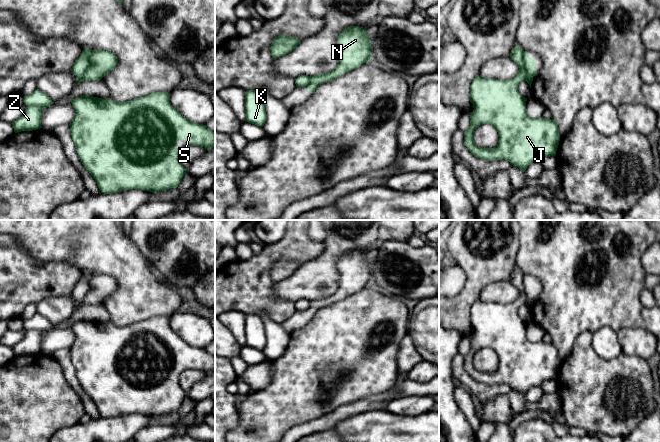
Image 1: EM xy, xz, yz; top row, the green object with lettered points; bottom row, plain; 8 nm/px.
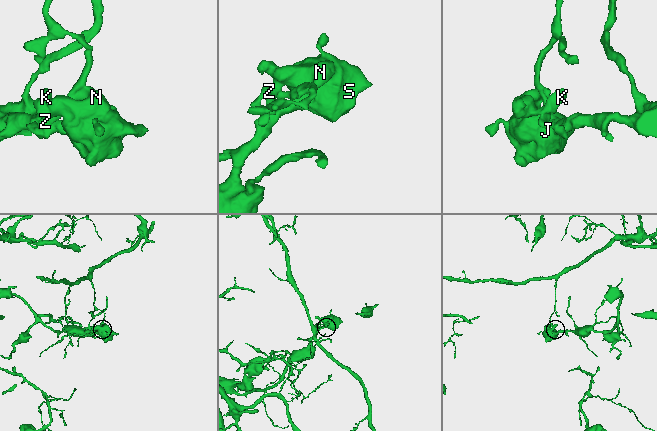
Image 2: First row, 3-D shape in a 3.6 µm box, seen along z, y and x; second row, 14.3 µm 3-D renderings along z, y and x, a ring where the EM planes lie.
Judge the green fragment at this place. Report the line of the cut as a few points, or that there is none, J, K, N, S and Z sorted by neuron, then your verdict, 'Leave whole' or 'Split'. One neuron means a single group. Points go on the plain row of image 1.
Split along xy (95, 275), (89, 281), (89, 289), (82, 304). Groups: J K N S / Z. Split

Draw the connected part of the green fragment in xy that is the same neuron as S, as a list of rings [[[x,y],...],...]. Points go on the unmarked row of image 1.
[[[155,316],[126,326],[89,319],[77,321],[72,327],[75,335],[70,346],[71,362],[85,394],[95,403],[101,417],[111,418],[122,414],[147,414],[152,417],[177,412],[186,393],[180,386],[177,365],[186,365],[186,370],[200,370],[209,374],[215,370],[215,357],[206,349],[185,342],[170,327],[170,317]]]

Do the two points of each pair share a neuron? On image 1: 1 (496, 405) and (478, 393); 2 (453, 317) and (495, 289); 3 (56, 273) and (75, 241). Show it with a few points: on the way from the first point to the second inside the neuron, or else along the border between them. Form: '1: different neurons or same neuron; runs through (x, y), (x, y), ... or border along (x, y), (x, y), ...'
1: different neurons; border along (507, 394), (496, 395), (481, 404)
2: different neurons; border along (495, 281), (488, 284), (478, 298)
3: different neurons; border along (40, 260), (67, 261), (76, 265), (83, 272)

